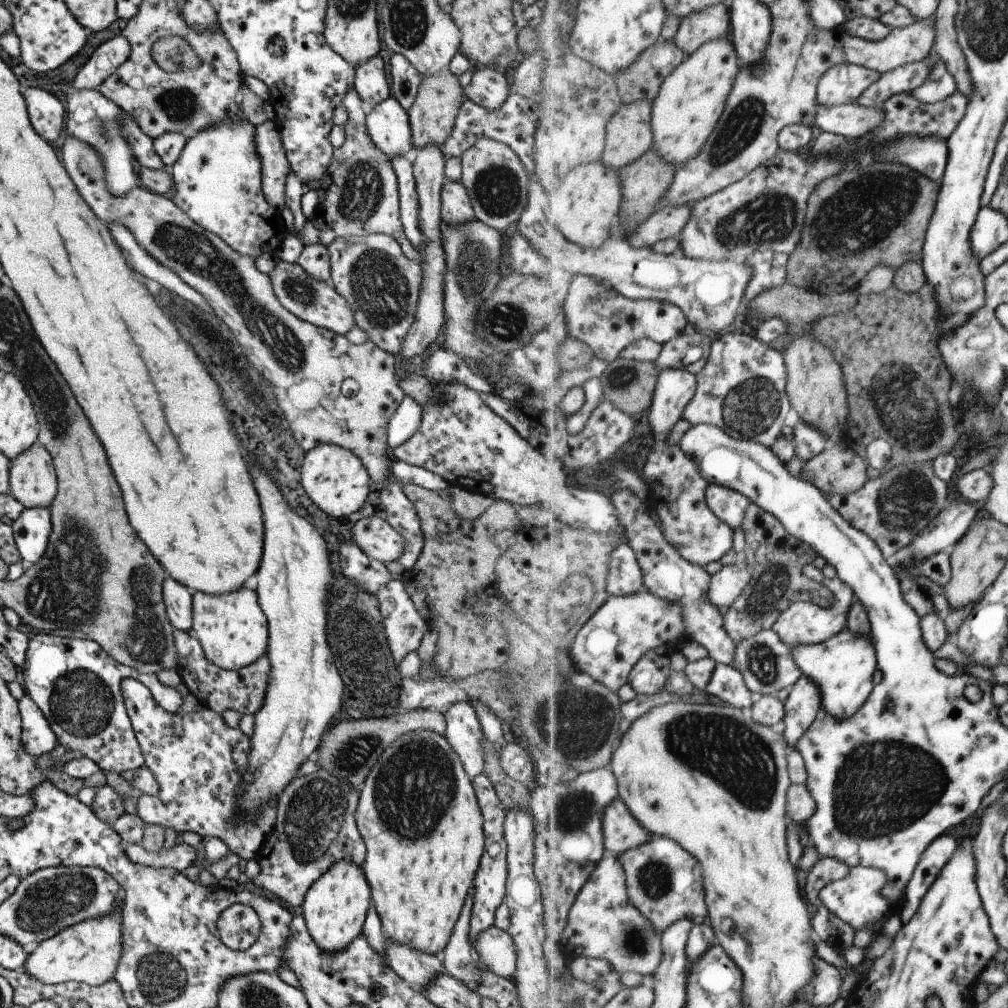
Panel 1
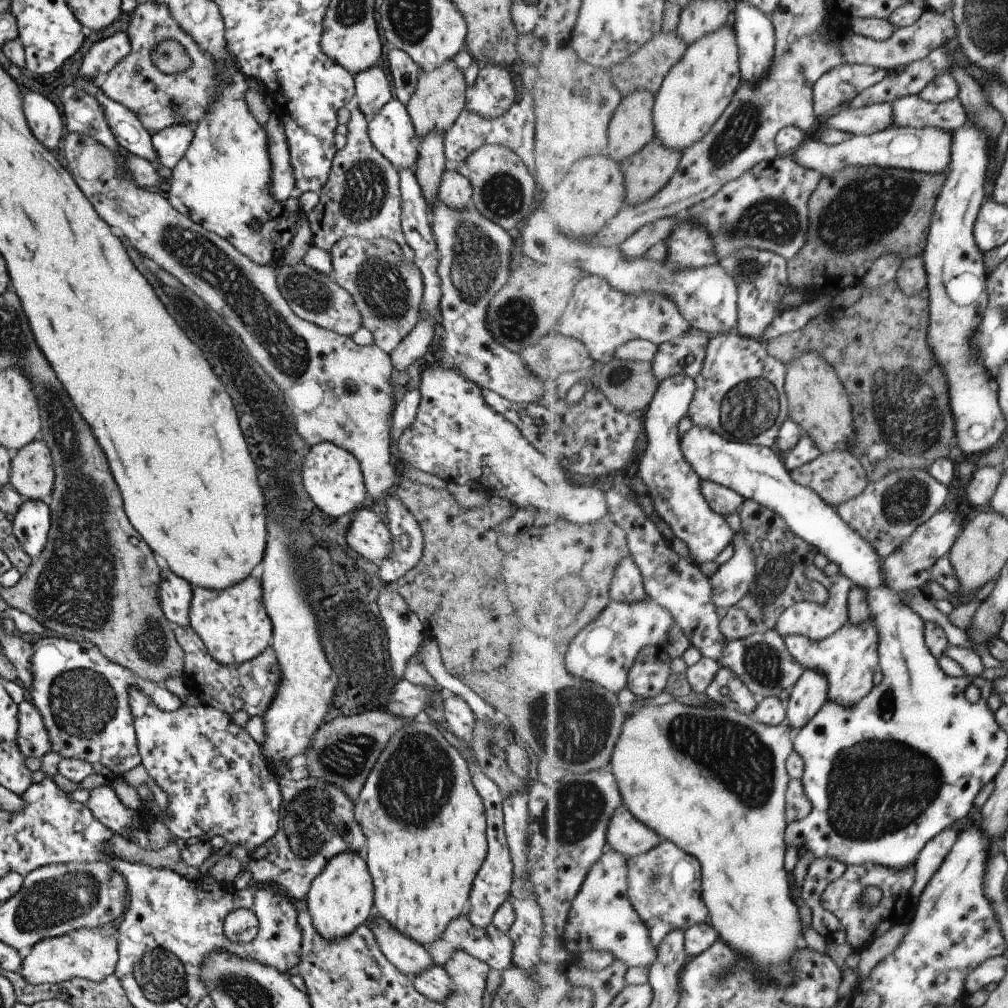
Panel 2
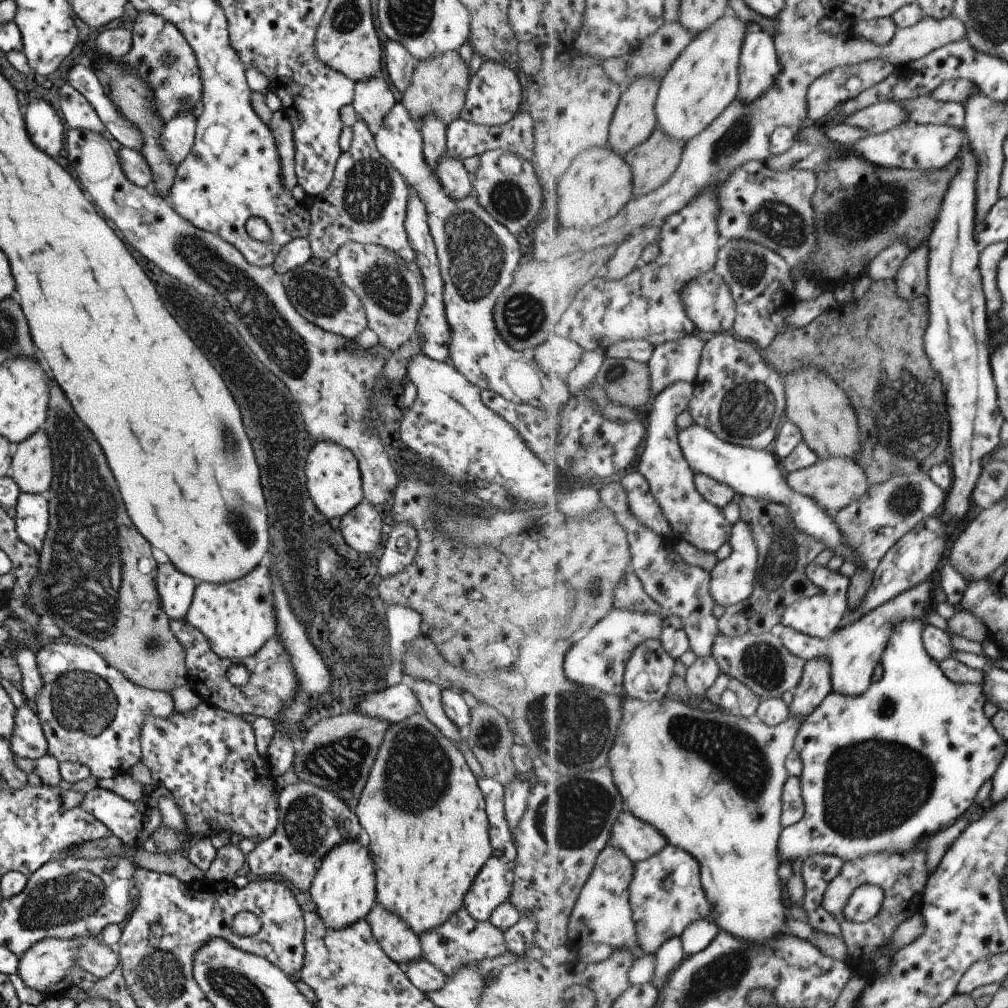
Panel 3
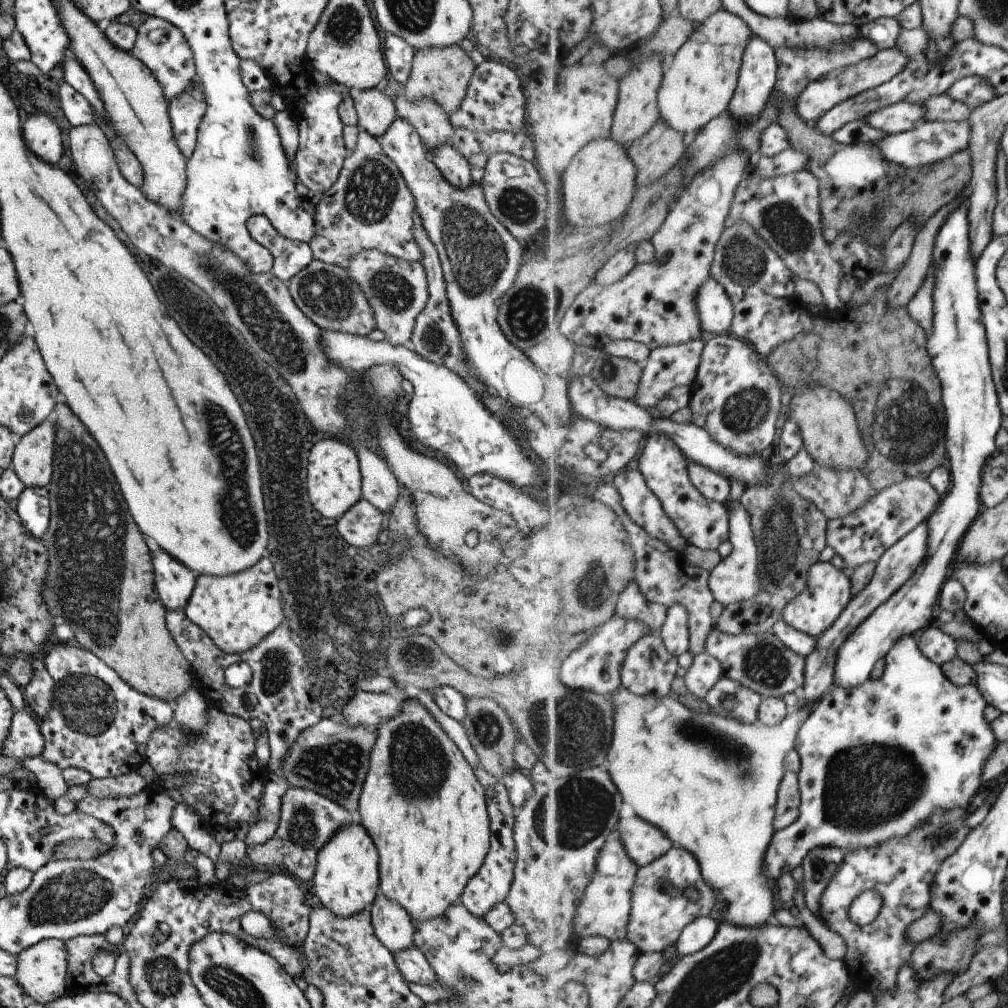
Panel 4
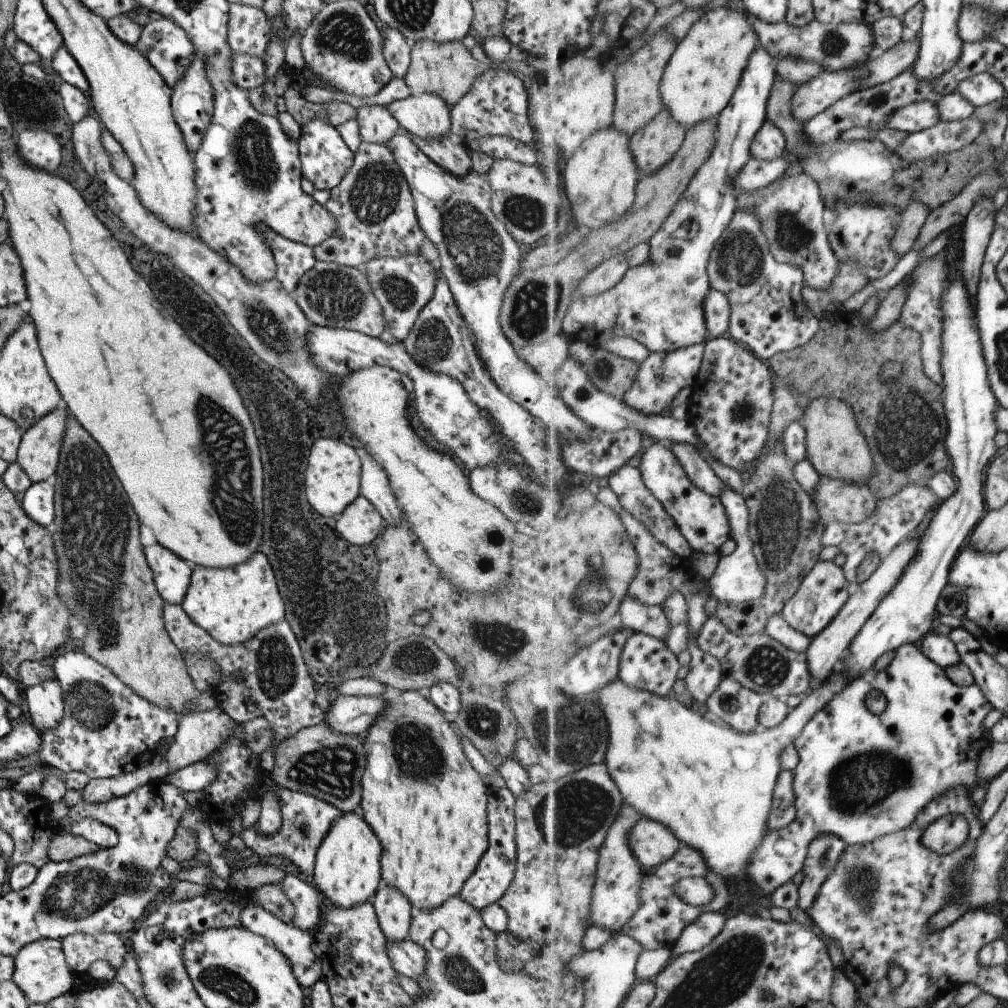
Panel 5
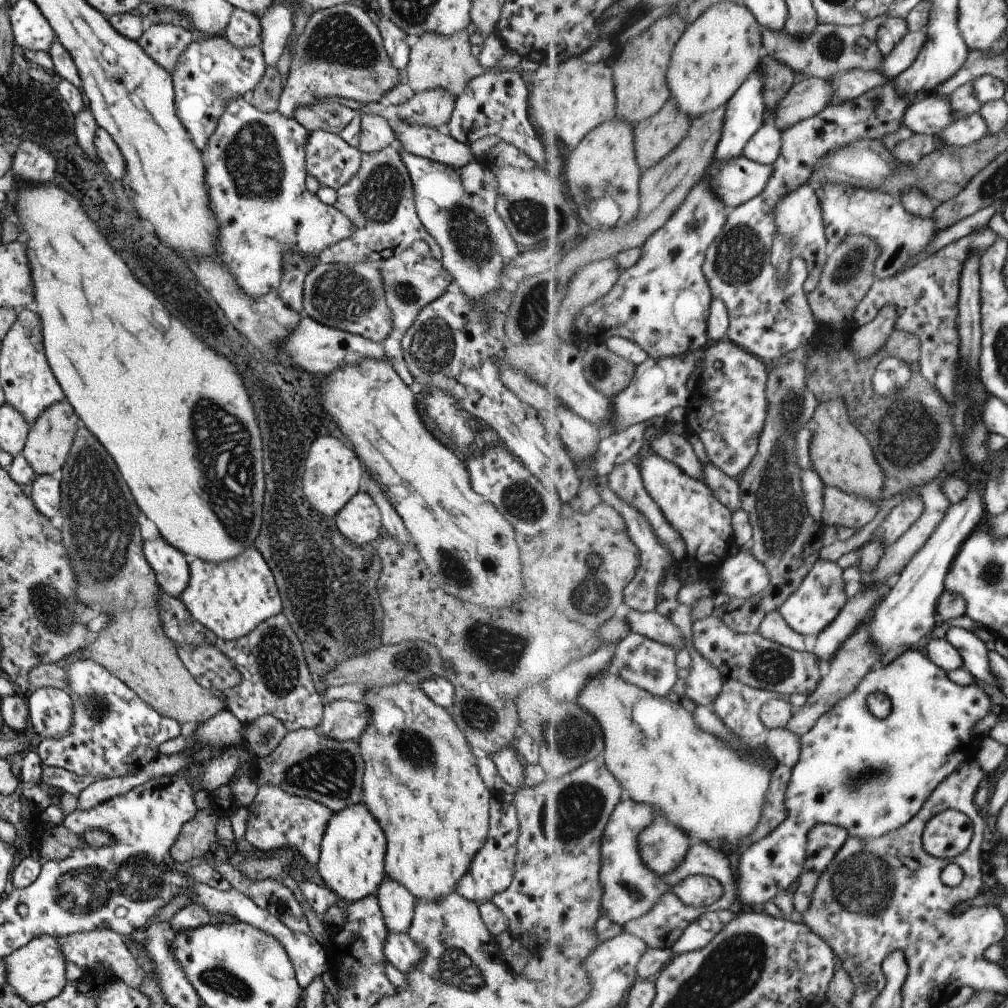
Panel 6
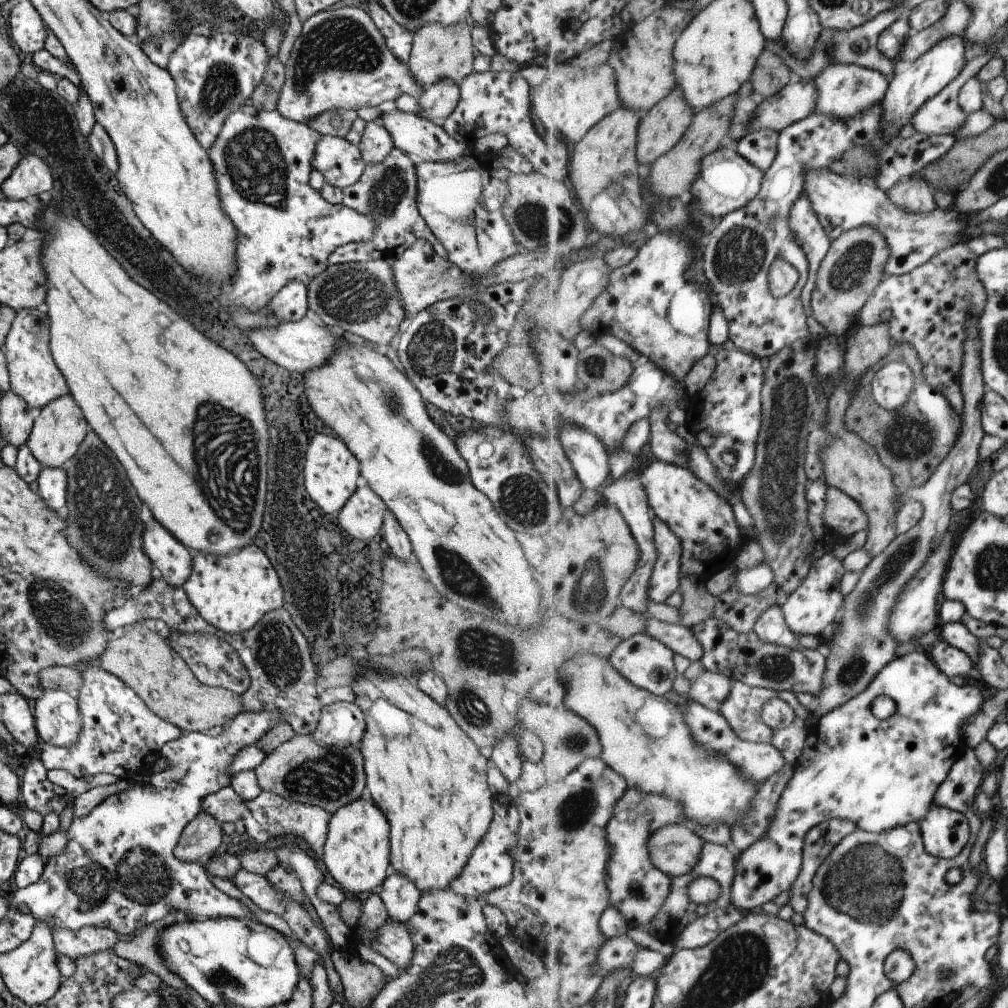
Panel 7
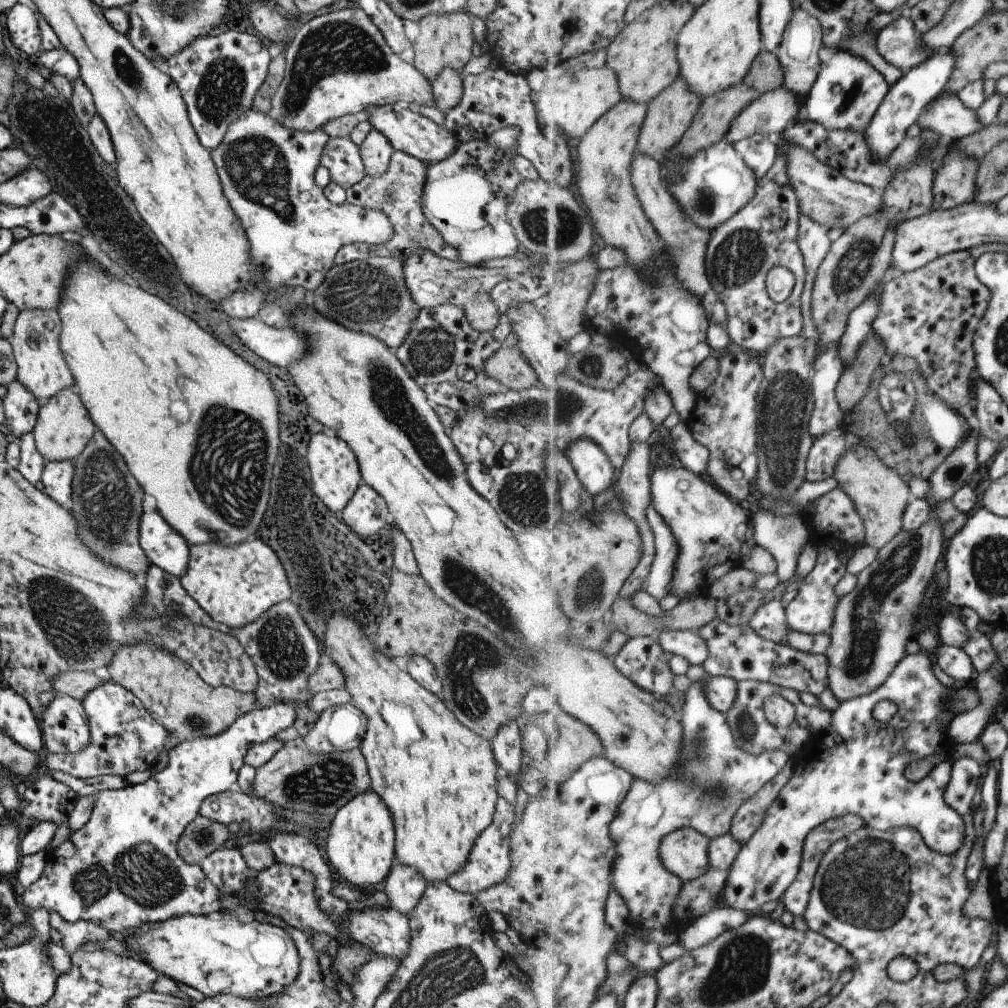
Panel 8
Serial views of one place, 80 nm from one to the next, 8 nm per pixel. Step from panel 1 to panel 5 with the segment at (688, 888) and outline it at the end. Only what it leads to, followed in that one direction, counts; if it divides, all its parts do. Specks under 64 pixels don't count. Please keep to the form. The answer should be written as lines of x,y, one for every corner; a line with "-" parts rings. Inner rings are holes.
682,844
682,848
667,862
663,862
661,866
649,868
643,874
643,888
641,888
641,906
635,912
634,918
623,928
622,933
635,938
637,942
643,944
646,950
660,950
663,948
673,948
679,941
683,930
687,929
697,918
702,917
707,912
719,912
729,904
729,893
732,889
728,886
727,880
713,872
703,854
691,846
-
683,878
707,878
707,882
715,888
715,900
707,906
692,906
683,902
677,894
675,894
675,884
681,882

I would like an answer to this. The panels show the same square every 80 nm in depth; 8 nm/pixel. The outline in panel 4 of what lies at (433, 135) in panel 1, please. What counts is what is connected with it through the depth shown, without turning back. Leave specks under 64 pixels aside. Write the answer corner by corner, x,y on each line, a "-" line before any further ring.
459,45
419,50
419,52
414,52
411,70
402,94
405,100
411,102
429,98
431,102
435,102
445,112
445,116
451,116
451,114
455,114
455,110
458,110
459,104
461,104
475,68
476,66
471,62
471,58
461,50

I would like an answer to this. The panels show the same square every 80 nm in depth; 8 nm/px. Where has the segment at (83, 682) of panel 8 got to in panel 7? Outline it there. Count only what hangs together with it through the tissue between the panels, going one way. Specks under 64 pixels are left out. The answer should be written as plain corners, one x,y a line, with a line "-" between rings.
49,666
39,670
37,678
39,678
39,688
59,690
77,699
77,690
81,686
81,674
76,666

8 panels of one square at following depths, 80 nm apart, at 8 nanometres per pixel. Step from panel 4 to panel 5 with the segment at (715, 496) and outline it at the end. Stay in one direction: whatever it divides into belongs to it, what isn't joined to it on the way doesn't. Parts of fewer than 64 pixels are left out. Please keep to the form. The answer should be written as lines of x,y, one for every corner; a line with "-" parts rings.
668,444
671,446
671,450
675,452
675,456
679,456
679,462
682,463
691,482
699,487
699,490
721,499
721,494
725,494
723,492
725,490
725,482
703,460
696,448
689,446
689,444

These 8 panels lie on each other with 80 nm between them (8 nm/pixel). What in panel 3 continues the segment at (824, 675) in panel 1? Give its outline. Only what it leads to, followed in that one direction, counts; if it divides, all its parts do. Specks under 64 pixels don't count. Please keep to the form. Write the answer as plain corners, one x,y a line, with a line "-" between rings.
937,572
931,580
923,582
921,586
915,586
901,596
871,610
861,620
849,623
838,629
830,638
813,638
787,627
779,627
778,633
781,636
785,647
795,654
797,658
803,658
805,662
827,658
831,662
831,680
833,691
847,696
859,696
865,694
873,684
873,672
875,666
881,662
883,652
887,648
893,636
893,630
897,624
905,620
924,619
925,613
933,607
934,587
939,585

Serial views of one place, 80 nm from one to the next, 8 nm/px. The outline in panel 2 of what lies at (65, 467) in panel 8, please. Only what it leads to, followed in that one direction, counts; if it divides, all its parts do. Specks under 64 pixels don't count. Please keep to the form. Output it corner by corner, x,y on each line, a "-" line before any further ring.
40,500
23,501
14,514
12,534
29,560
37,558
45,547
49,524
49,510

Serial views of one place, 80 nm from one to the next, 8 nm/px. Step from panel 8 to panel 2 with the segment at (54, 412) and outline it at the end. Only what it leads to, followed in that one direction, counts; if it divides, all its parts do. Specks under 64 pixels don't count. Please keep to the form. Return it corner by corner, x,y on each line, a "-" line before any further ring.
39,437
15,452
10,460
8,482
23,501
41,501
51,494
51,456

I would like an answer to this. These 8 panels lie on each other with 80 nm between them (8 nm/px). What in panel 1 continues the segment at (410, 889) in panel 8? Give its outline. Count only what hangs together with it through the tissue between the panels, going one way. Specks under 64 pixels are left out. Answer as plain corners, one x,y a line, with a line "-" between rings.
384,942
385,965
415,992
424,993
427,984
443,974
440,955
423,954
403,944

